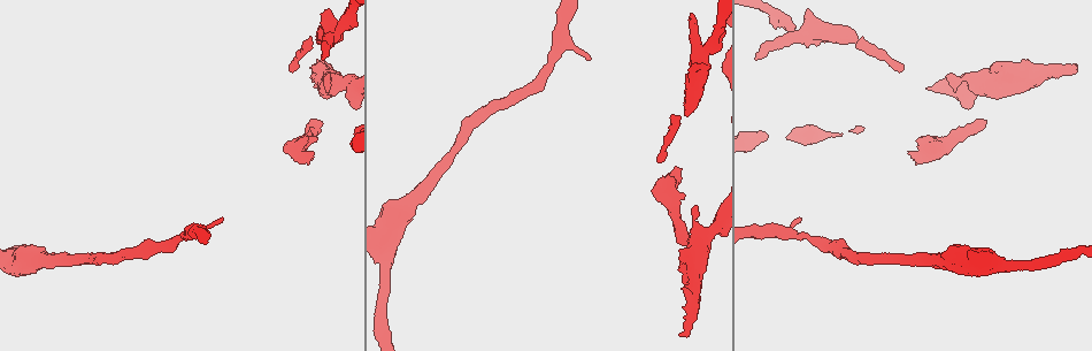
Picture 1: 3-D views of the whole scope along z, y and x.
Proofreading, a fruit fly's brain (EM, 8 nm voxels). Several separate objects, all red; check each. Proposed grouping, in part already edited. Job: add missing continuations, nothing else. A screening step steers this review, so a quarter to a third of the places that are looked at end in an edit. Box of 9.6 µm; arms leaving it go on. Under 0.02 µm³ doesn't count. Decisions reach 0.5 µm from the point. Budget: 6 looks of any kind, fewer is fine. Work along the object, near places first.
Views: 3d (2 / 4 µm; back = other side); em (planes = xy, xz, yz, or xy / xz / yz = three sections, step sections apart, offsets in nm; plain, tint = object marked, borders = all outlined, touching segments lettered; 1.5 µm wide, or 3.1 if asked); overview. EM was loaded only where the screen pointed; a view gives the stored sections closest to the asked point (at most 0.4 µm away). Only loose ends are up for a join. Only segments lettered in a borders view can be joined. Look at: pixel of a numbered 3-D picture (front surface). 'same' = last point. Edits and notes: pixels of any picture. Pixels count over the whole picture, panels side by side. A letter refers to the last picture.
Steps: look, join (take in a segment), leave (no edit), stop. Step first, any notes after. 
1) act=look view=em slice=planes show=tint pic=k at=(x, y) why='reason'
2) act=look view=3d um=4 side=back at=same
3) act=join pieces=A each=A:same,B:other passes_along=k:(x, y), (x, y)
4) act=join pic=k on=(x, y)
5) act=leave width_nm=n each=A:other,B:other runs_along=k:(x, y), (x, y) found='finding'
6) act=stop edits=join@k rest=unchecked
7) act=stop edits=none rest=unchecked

act=look view=em slice=planes show=plain pic=1 at=(985, 122) why='branch stops here'

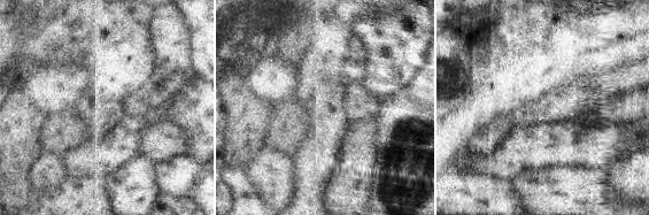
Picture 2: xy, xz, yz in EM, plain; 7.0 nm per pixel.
act=look view=em slice=planes show=tint at=same why='where the object lies'

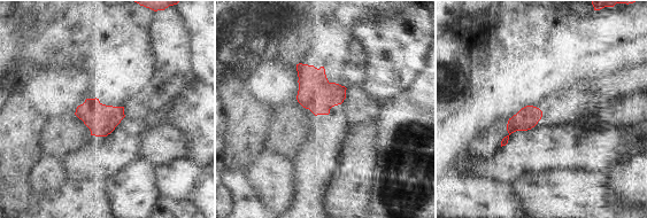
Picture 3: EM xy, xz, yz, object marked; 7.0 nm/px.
act=look view=em slice=planes show=borders at=same

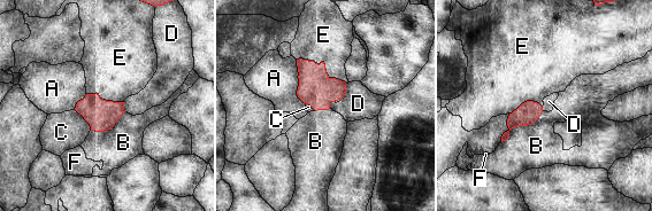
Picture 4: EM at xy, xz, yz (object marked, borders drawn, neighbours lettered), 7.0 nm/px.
act=leave width_nm=220 each=A:other,B:other,C:other,D:other,E:other,F:other border=4:(74, 109), (83, 117), (91, 130) found='no lettered segment goes on from it'

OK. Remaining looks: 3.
act=look view=3d um=4 pic=1 at=(324, 57) why='branch stops here'

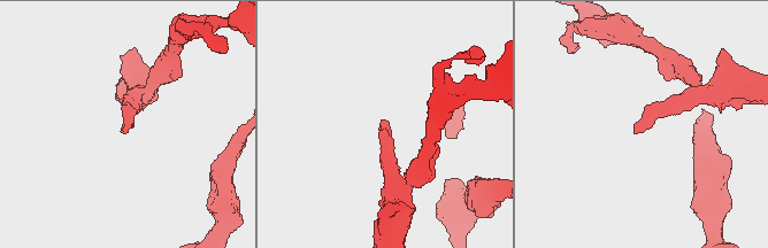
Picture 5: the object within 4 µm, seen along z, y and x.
act=look view=em slice=xz step=4 show=borders pic=5 at=(126, 132)

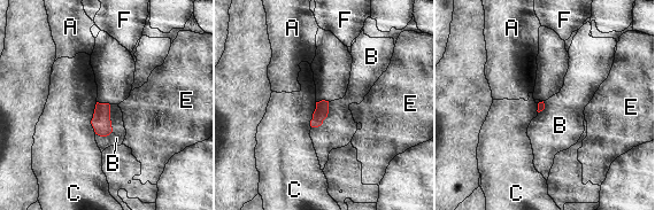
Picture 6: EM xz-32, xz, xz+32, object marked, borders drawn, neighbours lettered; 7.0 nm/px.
act=leave longest_contact=B:240nm each=A:other,B:other,C:other,E:other,F:other found='no lettered segment goes on from it'

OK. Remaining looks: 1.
act=look view=em slice=planes show=borders pic=1 at=(222, 220) why='branch stops here'

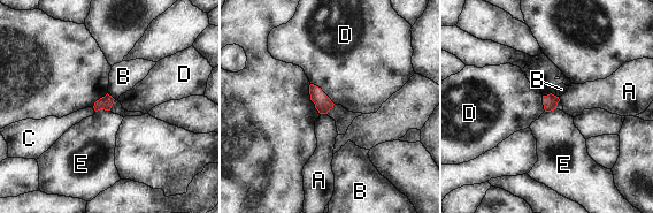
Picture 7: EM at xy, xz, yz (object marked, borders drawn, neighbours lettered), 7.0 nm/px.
act=leave each=A:other,B:other,C:other,D:other,E:other found='none of them fits'

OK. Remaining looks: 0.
act=stop edits=none rest=unchecked

